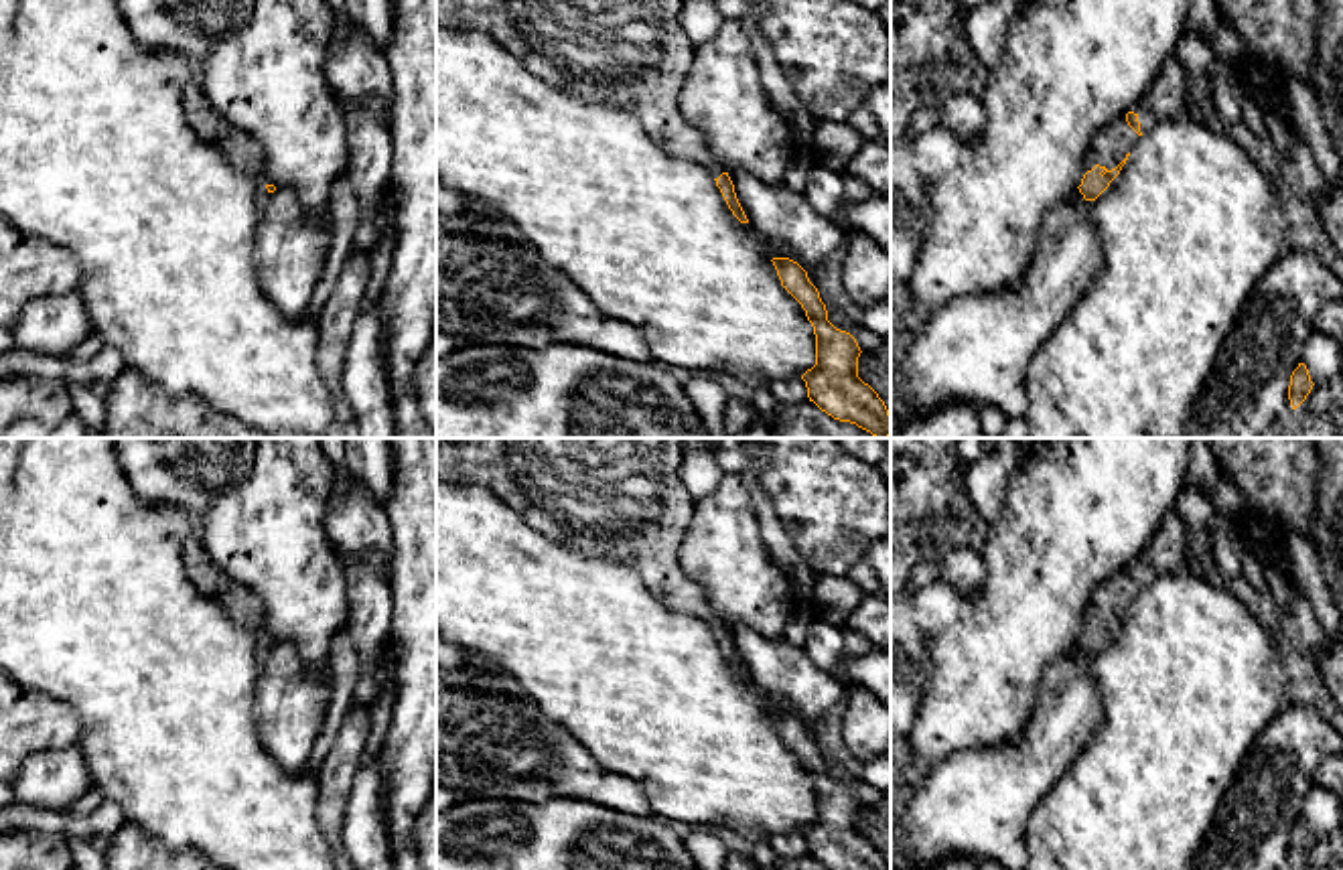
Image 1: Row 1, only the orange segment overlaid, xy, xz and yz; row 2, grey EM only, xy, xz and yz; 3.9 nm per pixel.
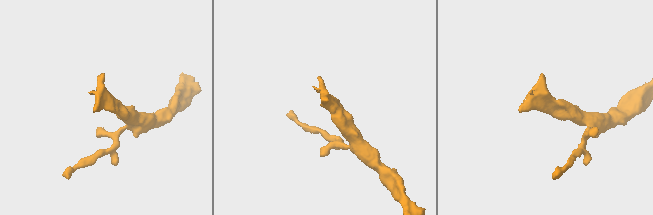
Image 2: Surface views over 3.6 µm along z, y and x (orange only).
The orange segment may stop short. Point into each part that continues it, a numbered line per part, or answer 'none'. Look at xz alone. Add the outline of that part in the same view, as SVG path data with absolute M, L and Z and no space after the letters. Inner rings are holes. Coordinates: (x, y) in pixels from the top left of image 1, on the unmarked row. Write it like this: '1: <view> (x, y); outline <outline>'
1: xz (621, 499); outline M436 438L436 475L456 485L489 489L560 546L635 568L669 608L700 617L718 633L726 623L680 564L682 539L694 517L694 497L680 479L684 442L686 438Z

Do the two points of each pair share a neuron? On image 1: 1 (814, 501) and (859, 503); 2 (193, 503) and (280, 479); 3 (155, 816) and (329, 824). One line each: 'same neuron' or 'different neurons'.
1: same neuron
2: different neurons
3: different neurons

